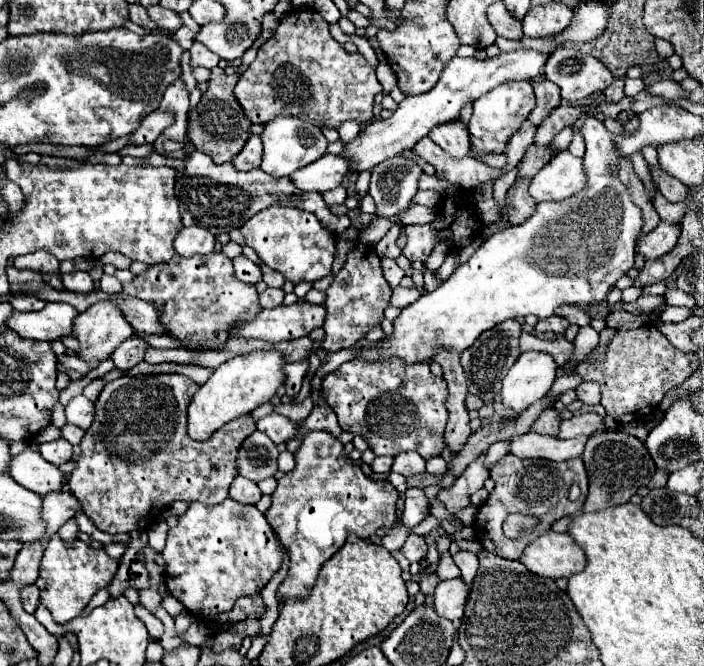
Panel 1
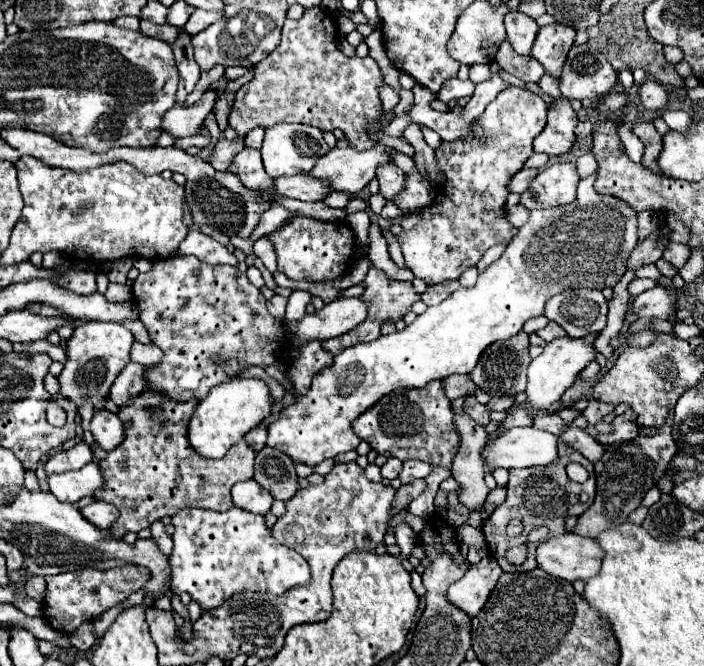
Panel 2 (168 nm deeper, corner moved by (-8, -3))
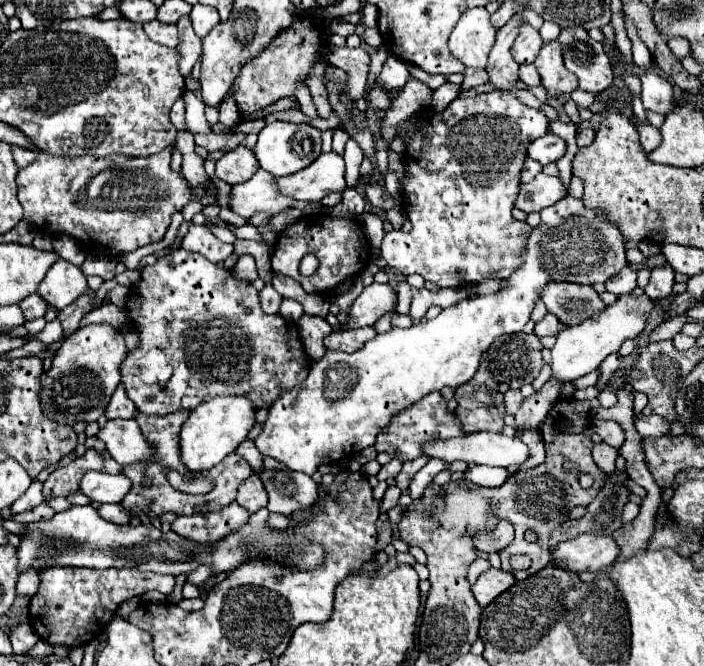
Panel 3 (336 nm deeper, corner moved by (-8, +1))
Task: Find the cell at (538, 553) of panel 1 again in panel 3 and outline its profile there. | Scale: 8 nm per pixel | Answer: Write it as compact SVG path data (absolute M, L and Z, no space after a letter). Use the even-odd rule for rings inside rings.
M578 535L566 543L560 543L552 557L564 561L564 569L582 573L582 571L602 571L620 555L620 547L612 537L598 535Z

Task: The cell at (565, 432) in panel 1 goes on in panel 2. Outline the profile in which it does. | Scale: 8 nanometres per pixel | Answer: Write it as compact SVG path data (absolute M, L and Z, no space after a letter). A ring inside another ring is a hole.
M626 411L620 417L614 417L612 421L612 431L610 433L598 433L596 441L600 445L612 445L612 443L624 443L630 439L638 437L638 425L636 425L636 415L632 411Z

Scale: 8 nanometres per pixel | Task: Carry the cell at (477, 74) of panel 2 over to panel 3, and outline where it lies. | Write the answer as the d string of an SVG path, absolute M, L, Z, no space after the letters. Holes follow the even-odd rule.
M466 67L464 71L464 81L462 81L462 89L468 91L468 89L474 89L474 87L480 87L488 83L488 73L486 69L476 69L476 67Z

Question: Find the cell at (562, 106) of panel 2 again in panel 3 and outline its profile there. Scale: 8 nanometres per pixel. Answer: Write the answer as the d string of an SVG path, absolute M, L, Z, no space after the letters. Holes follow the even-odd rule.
M548 133L548 135L532 141L532 145L528 145L528 157L540 161L540 165L556 163L564 153L566 153L564 139L558 135L552 135L552 133Z

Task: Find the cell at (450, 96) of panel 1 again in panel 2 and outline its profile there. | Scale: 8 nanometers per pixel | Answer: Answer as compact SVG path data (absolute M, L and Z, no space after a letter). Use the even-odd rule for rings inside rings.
M374 143L374 147L366 151L358 151L354 147L336 147L318 159L310 175L330 181L332 191L358 193L376 177L376 169L382 163L392 161L390 151L394 149L384 143Z

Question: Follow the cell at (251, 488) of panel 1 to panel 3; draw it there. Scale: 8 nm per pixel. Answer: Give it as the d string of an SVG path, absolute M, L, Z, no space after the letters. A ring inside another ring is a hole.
M250 475L238 489L236 503L242 505L248 513L256 513L258 509L268 505L268 495L264 491L264 485L258 475Z

